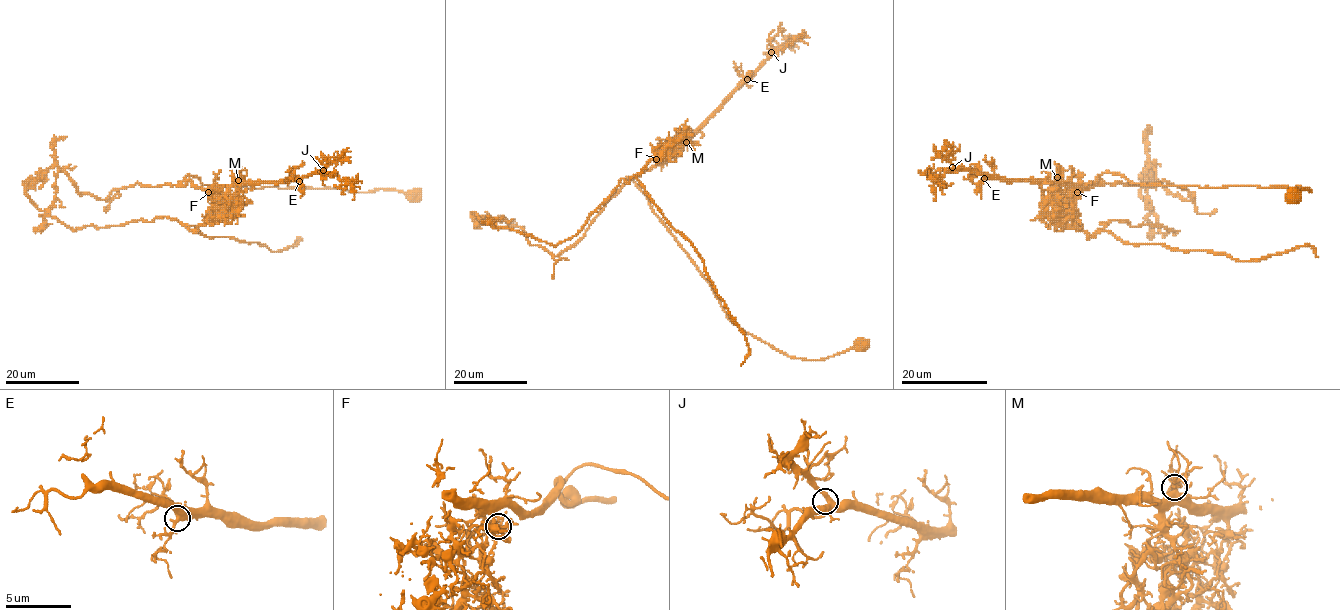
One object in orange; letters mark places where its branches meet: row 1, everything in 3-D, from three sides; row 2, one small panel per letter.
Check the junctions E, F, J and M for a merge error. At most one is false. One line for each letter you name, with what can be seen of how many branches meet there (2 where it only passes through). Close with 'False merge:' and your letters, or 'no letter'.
F: 4 branches meet
False merge: F

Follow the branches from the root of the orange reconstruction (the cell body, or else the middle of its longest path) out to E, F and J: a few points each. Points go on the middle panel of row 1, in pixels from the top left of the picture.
E: (863, 345), (820, 359), (803, 359), (789, 357), (739, 329), (633, 181), (677, 149), (747, 79)
F: (863, 345), (803, 359), (739, 329), (633, 181), (656, 158)
J: (863, 345), (820, 359), (803, 359), (789, 357), (739, 329), (633, 181), (677, 149), (771, 52)

